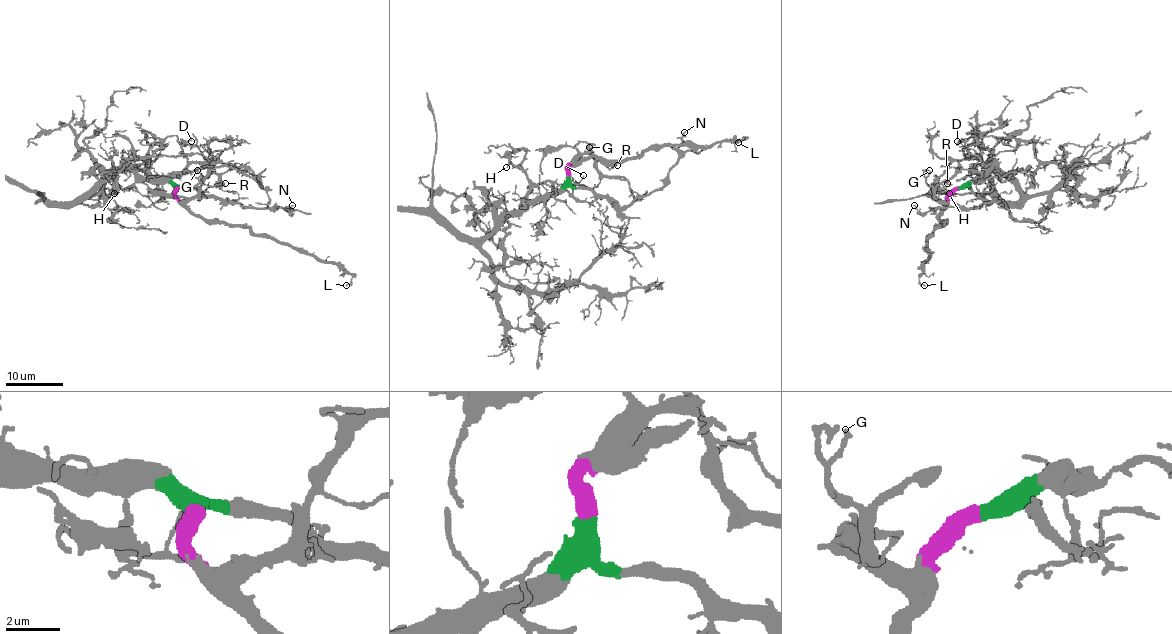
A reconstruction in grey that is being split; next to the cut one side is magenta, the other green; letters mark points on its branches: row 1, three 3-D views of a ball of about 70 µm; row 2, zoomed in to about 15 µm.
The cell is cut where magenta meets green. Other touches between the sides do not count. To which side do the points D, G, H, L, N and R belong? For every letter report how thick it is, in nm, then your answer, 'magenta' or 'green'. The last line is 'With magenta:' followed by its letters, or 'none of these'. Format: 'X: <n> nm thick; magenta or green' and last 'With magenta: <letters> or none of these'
D: 120 nm thick; green
G: 160 nm thick; magenta
H: 140 nm thick; green
L: 150 nm thick; magenta
N: 140 nm thick; green
R: 140 nm thick; magenta
With magenta: G, L, R

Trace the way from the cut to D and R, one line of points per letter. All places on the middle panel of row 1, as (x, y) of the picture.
D: (568, 176), (558, 189), (531, 202), (520, 199), (546, 182), (571, 195), (584, 176)
R: (568, 176), (568, 167), (590, 153), (610, 169), (617, 164)

